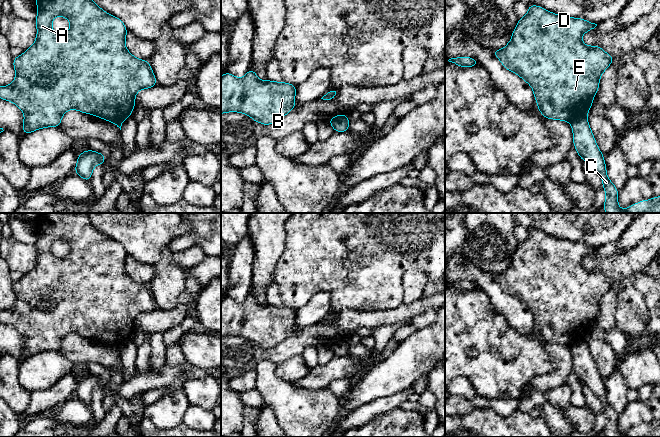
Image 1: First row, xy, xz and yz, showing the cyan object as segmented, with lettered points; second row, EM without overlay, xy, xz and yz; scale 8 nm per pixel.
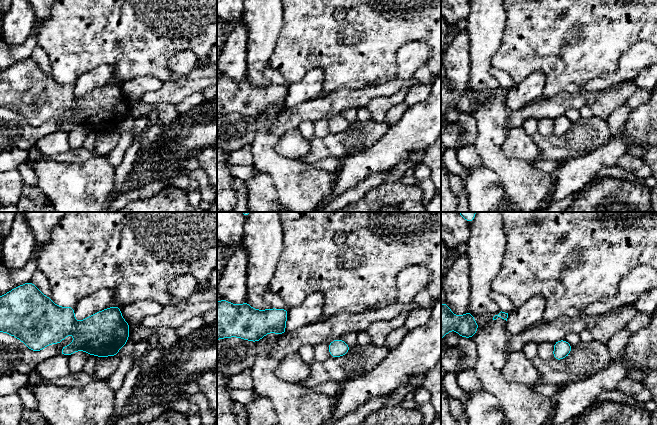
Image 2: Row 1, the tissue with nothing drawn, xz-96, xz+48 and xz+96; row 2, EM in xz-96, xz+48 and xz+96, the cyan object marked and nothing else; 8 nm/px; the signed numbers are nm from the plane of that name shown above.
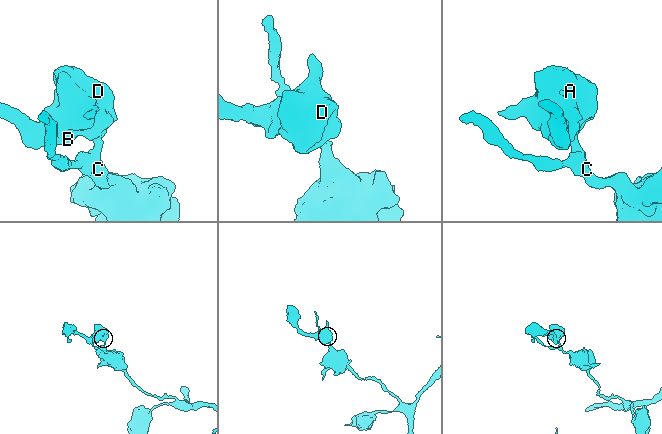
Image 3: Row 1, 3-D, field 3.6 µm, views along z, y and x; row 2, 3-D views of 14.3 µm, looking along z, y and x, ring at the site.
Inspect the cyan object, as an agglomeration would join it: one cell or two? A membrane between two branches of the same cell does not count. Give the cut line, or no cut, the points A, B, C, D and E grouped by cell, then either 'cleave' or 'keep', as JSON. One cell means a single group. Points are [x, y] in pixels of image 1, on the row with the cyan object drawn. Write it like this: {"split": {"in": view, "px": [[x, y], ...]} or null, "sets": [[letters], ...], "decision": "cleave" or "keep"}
{"split": {"in": "yz", "px": [[585, 115], [570, 123]]}, "sets": [["A", "B", "D", "E"], ["C"]], "decision": "cleave"}

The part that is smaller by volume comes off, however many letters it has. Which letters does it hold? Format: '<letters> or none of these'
A, B, D, E

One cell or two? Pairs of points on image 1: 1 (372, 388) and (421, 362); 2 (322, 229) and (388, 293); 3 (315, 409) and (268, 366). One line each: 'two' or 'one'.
1: one
2: one
3: one

